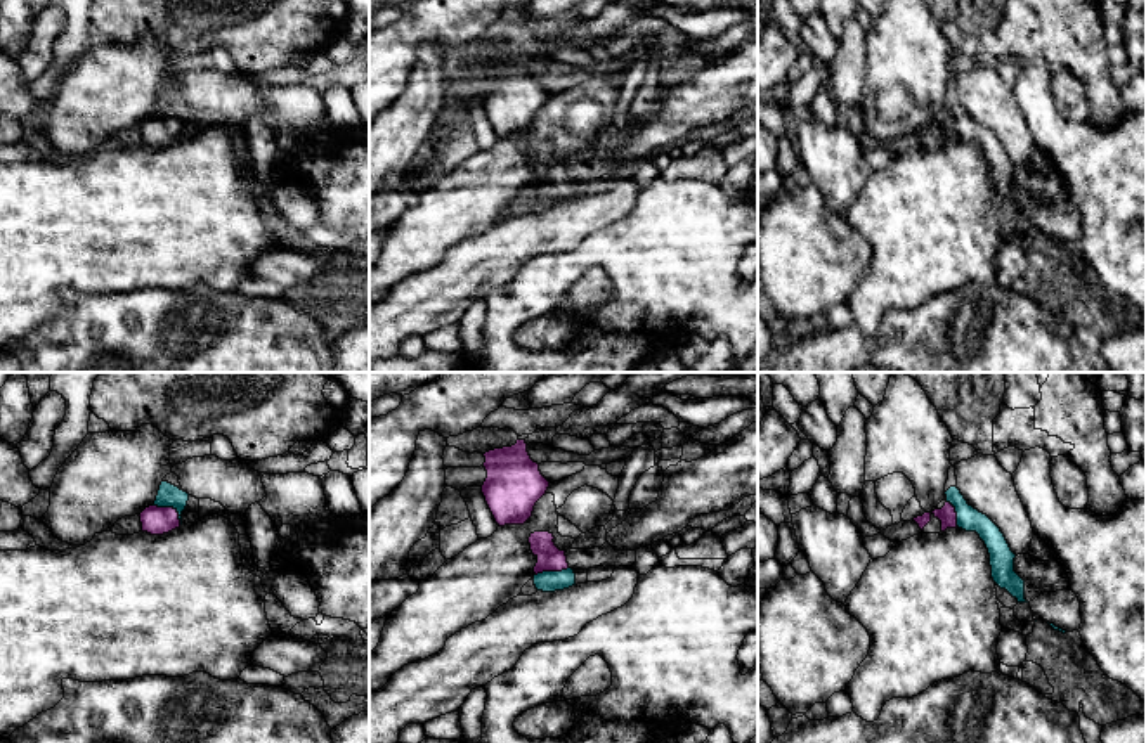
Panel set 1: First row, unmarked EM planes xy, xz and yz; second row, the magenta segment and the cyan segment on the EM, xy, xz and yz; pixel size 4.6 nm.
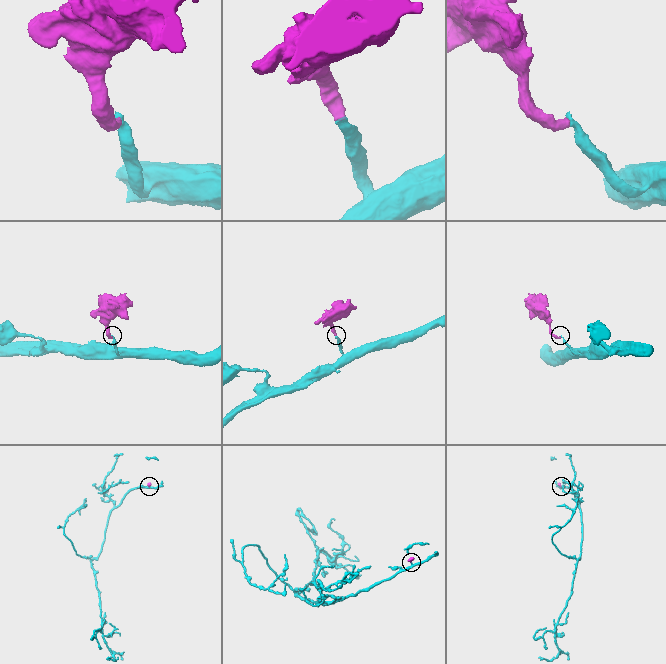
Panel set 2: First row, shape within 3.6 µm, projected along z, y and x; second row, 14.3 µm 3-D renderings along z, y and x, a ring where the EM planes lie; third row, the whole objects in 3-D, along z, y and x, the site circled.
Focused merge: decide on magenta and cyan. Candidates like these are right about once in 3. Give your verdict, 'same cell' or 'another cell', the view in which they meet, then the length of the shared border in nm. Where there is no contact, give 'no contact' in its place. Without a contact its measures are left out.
same cell; contact in xy; length 160 nm

